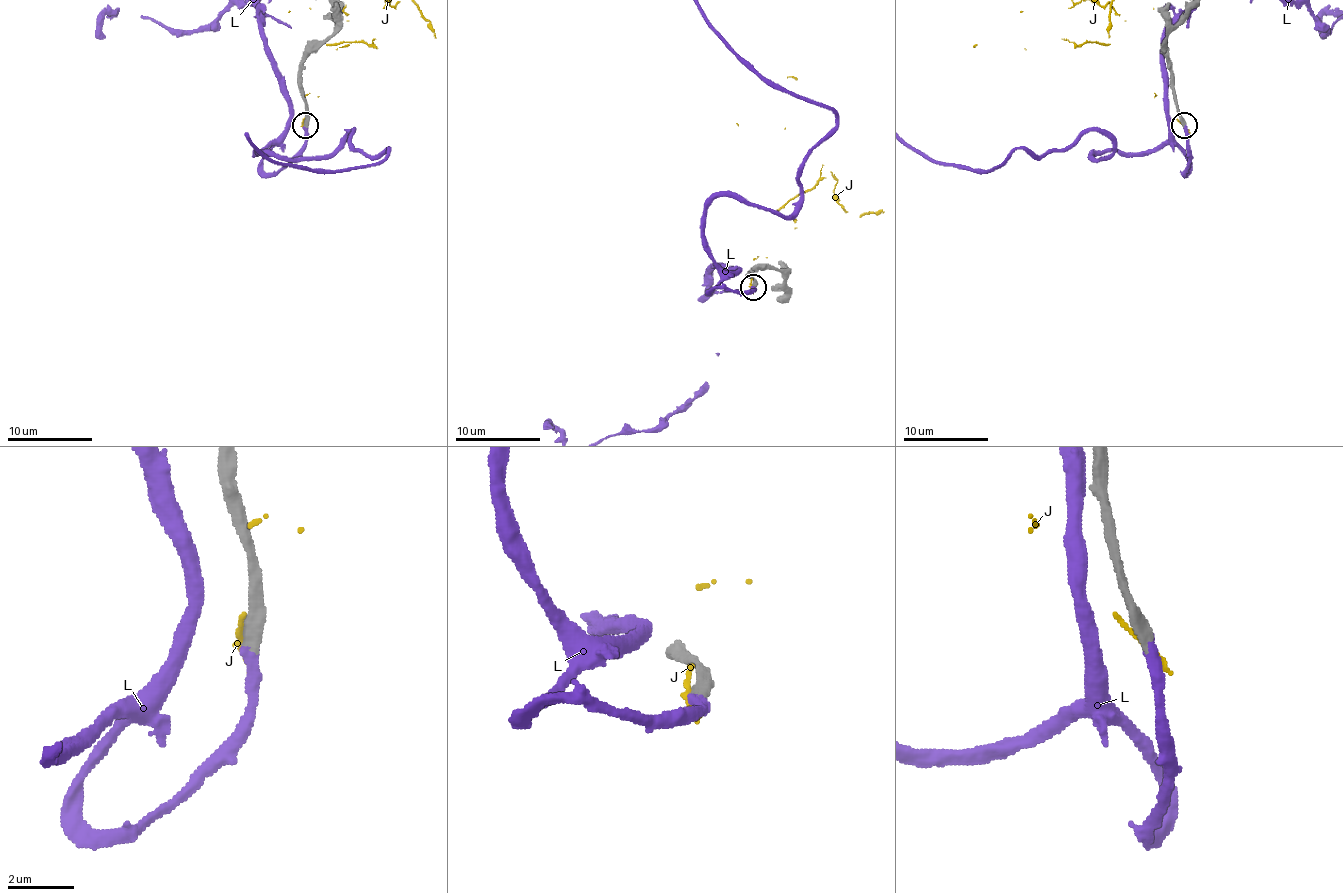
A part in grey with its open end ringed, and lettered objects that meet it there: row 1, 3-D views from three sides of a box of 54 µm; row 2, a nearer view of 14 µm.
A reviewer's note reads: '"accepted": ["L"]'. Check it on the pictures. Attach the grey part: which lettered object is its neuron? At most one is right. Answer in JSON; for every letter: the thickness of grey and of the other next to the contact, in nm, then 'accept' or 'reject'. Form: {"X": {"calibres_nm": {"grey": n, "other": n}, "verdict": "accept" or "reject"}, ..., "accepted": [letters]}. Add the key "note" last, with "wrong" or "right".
{"J": {"calibres_nm": {"grey": 500, "other": 170}, "verdict": "reject"}, "L": {"calibres_nm": {"grey": 480, "other": 400}, "verdict": "accept"}, "accepted": ["L"], "note": "right"}

